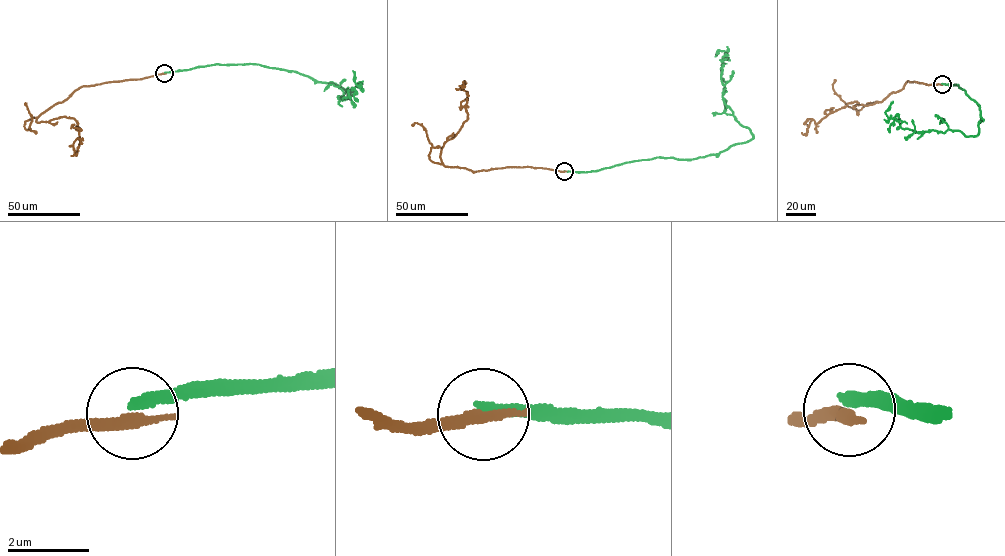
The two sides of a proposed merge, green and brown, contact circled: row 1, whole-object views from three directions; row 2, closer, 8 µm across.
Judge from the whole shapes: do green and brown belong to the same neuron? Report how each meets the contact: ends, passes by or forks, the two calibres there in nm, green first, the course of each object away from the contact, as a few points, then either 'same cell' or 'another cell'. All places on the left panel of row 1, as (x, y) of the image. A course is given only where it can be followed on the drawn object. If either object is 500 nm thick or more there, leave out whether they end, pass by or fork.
green ends; brown ends; calibres 280 and 320 nm; course green (164, 73), (255, 64), (297, 71), (354, 93), (338, 96), (343, 100), (348, 90), (360, 87), (353, 70); course brown (164, 73), (81, 86), (37, 117), (37, 122), (64, 116), (76, 121), (77, 153); another cell

